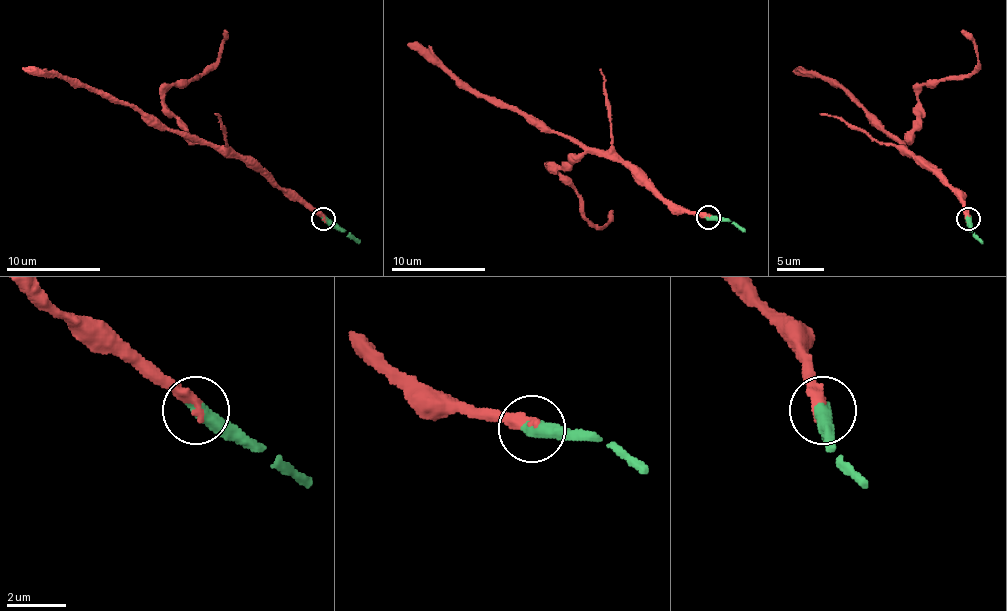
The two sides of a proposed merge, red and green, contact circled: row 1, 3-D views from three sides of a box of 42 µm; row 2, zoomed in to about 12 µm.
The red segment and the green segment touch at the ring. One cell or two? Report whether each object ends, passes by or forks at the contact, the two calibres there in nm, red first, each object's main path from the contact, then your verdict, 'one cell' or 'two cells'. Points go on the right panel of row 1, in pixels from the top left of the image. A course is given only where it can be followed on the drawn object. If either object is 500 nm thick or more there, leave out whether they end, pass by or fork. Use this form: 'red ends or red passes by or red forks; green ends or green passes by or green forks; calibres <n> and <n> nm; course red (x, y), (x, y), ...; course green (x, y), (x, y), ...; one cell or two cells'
calibres 380 and 500 nm; course red (968, 218), (961, 199), (840, 86), (796, 67); course green (968, 218), (970, 232), (982, 244); one cell

